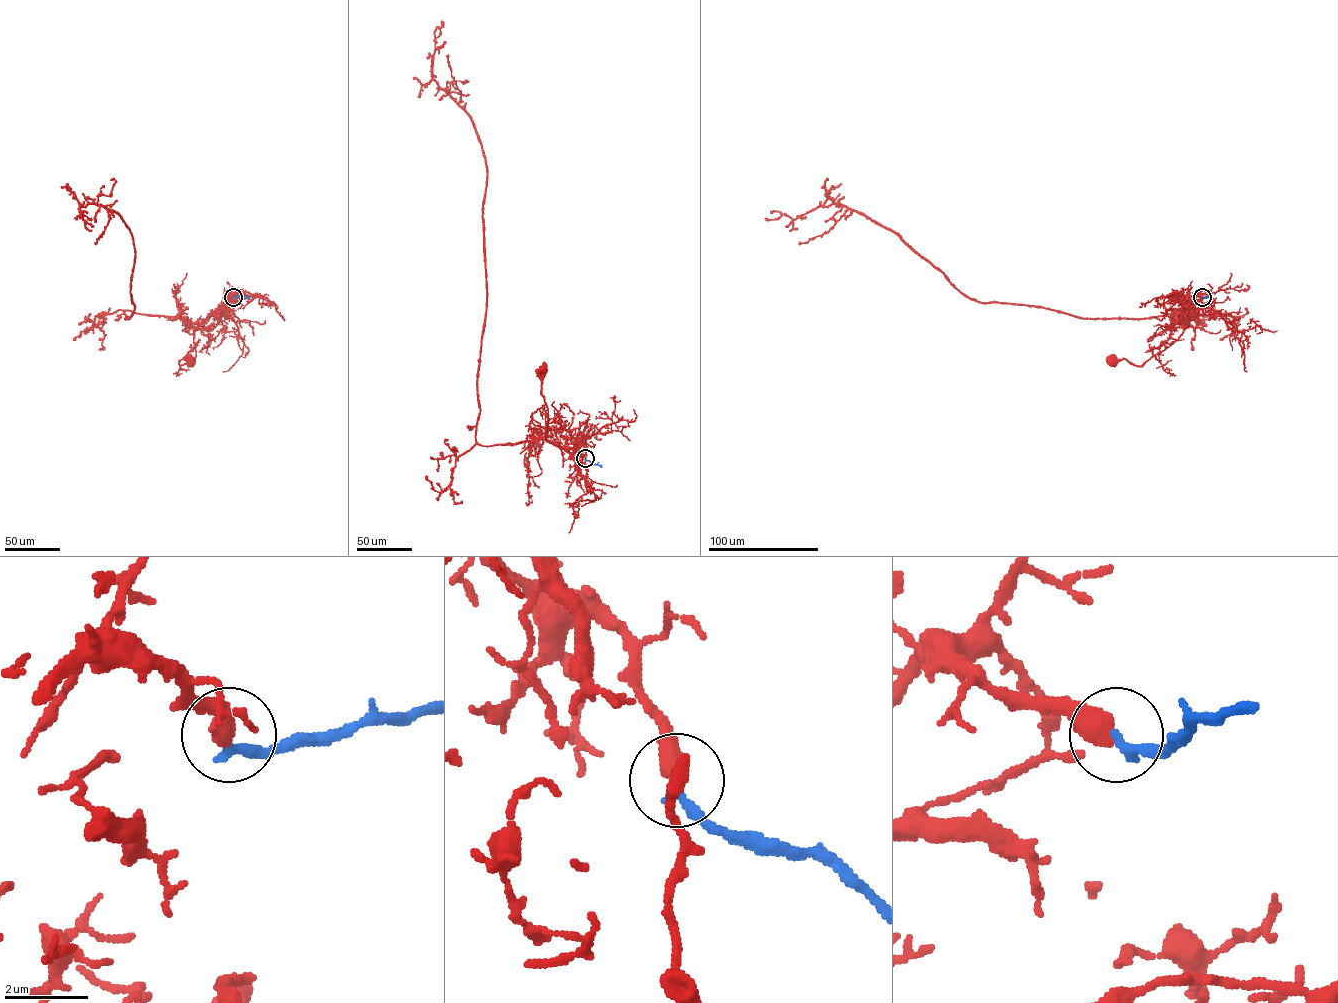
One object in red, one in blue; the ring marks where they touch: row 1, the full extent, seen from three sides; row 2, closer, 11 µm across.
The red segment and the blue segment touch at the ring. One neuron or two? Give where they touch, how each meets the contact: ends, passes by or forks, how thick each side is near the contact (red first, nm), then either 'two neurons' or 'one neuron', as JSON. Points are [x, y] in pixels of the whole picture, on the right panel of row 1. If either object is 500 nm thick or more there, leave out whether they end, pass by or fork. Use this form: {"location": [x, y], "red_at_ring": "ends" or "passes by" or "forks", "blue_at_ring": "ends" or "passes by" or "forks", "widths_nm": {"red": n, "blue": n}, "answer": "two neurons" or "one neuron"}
{"location": [1202, 297], "widths_nm": {"red": 500, "blue": 260}, "answer": "one neuron"}

